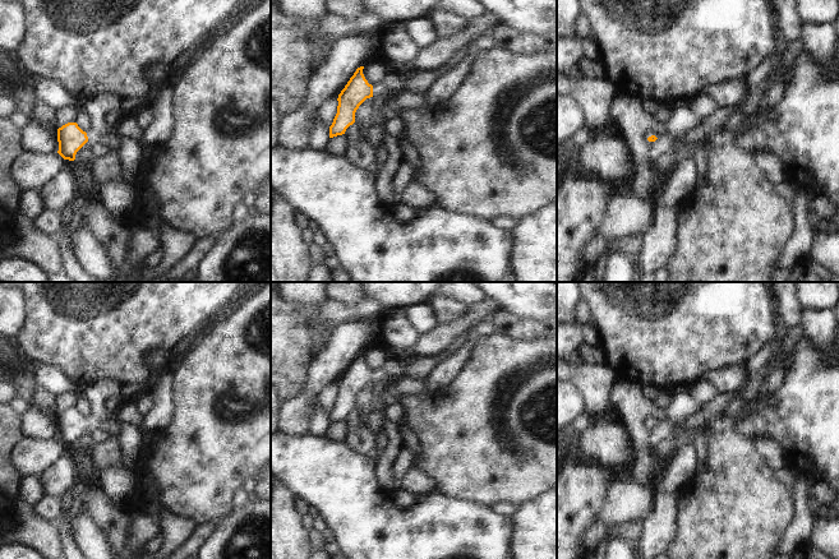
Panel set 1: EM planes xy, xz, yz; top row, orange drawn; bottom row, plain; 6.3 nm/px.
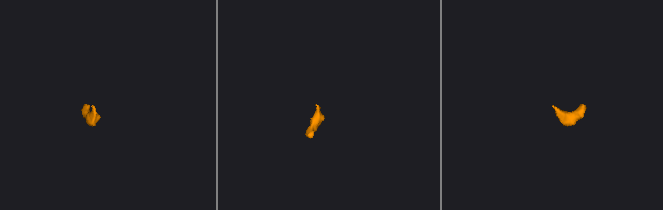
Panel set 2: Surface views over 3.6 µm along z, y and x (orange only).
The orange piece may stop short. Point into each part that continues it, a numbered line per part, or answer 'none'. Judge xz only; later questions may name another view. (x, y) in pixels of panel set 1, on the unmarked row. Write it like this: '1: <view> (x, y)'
1: xz (392, 368)

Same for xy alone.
1: xy (96, 395)

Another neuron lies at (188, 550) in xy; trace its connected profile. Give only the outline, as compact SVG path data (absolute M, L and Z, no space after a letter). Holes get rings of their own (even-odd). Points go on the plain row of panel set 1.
M207 522L202 526L195 526L189 539L181 544L167 559L197 559L197 553L202 542L212 531L213 522Z

